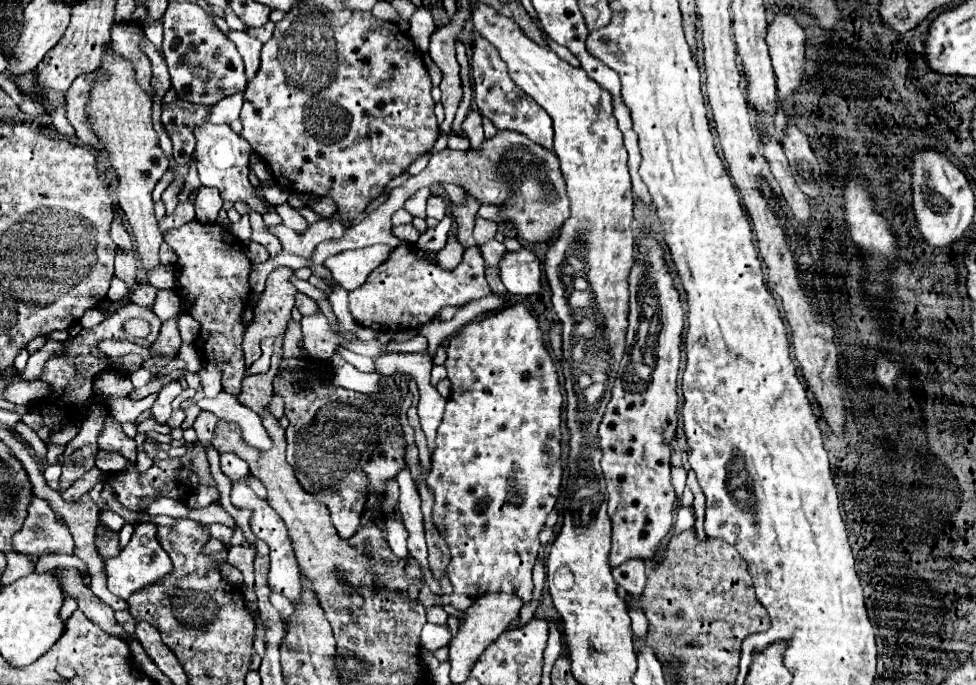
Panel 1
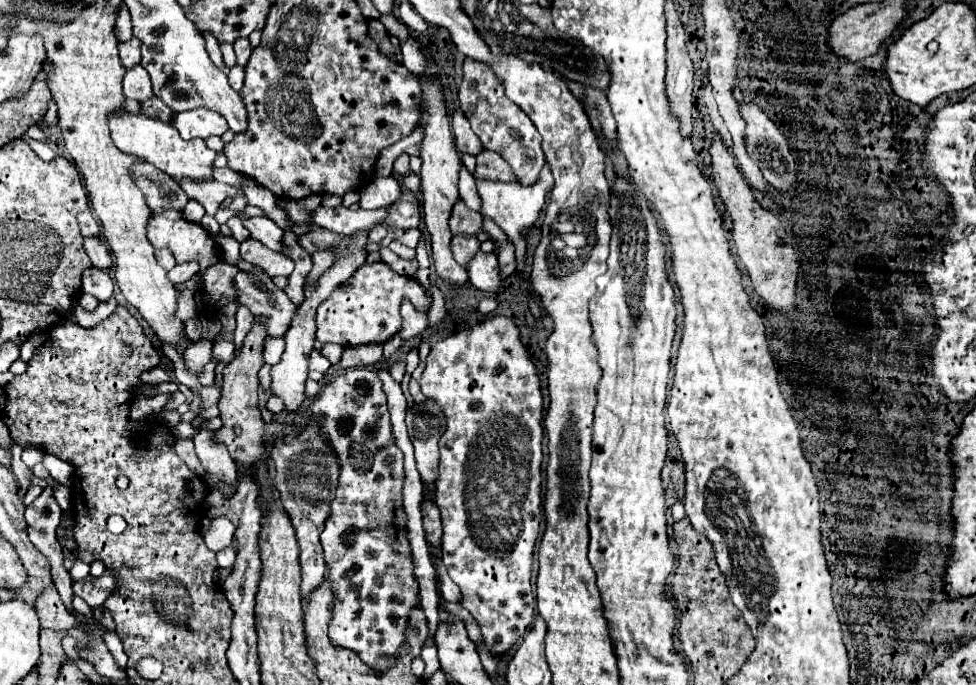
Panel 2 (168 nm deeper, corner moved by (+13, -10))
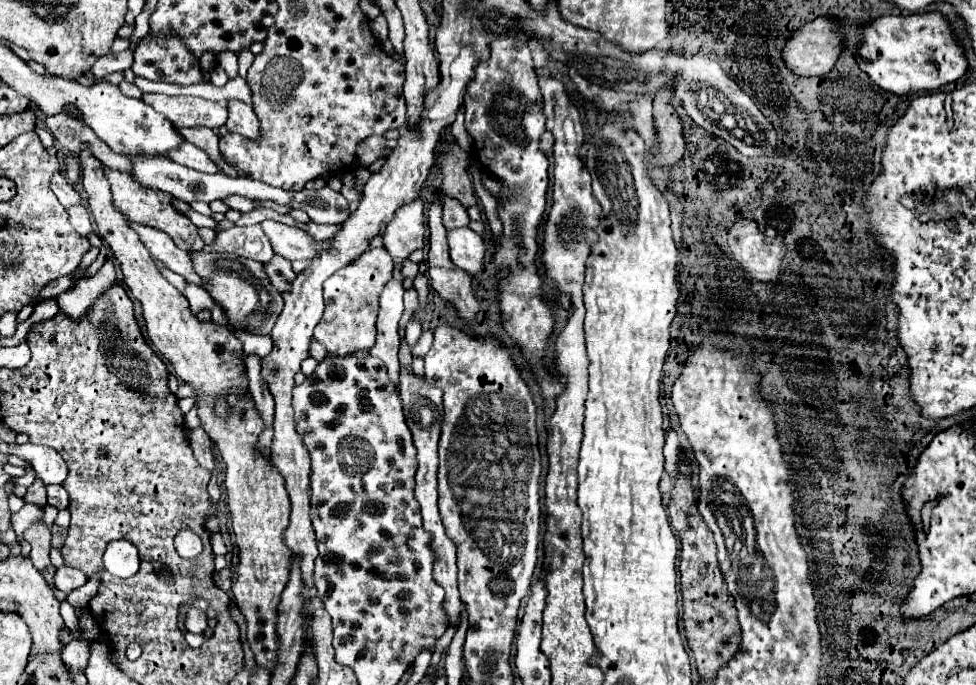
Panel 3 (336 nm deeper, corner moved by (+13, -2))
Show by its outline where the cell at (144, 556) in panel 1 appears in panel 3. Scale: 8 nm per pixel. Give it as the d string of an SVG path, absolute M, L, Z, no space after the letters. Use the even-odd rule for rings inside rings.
M61 566L57 568L55 572L55 578L53 578L53 584L57 590L61 590L63 594L69 594L71 590L79 588L85 584L85 574L77 568L69 568L69 566Z

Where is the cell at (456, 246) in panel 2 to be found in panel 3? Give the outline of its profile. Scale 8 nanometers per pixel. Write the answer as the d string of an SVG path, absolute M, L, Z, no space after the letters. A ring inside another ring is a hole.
M437 190L439 194L439 200L441 200L441 206L443 206L443 226L447 230L453 230L453 228L461 228L461 226L467 226L471 220L467 216L467 210L461 202L457 202L455 198L451 196L445 196L443 190Z

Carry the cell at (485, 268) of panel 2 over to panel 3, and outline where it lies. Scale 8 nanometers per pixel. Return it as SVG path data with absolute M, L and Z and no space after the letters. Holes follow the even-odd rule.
M455 228L447 232L447 242L449 242L449 256L451 262L465 270L467 274L475 274L483 266L483 256L485 256L485 244L483 238L473 232L471 228Z

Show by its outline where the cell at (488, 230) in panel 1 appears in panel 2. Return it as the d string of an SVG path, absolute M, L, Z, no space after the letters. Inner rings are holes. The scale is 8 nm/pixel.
M461 200L455 204L453 214L449 218L449 226L453 234L467 234L467 236L477 236L481 232L483 216L479 212L469 210Z

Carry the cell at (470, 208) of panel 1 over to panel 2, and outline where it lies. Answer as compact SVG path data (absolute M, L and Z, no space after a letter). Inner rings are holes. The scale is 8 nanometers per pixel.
M423 82L423 102L421 110L429 110L429 120L425 126L425 138L421 142L421 158L423 158L423 168L421 168L421 188L423 188L423 212L425 212L425 226L431 234L431 258L435 262L435 272L439 278L449 280L451 284L467 284L467 272L455 262L451 254L451 230L449 230L449 218L451 218L451 206L459 200L459 190L457 190L457 180L459 180L459 168L461 168L461 158L457 154L455 142L453 142L453 132L449 124L449 114L445 108L445 98L441 92L441 84L435 82Z

